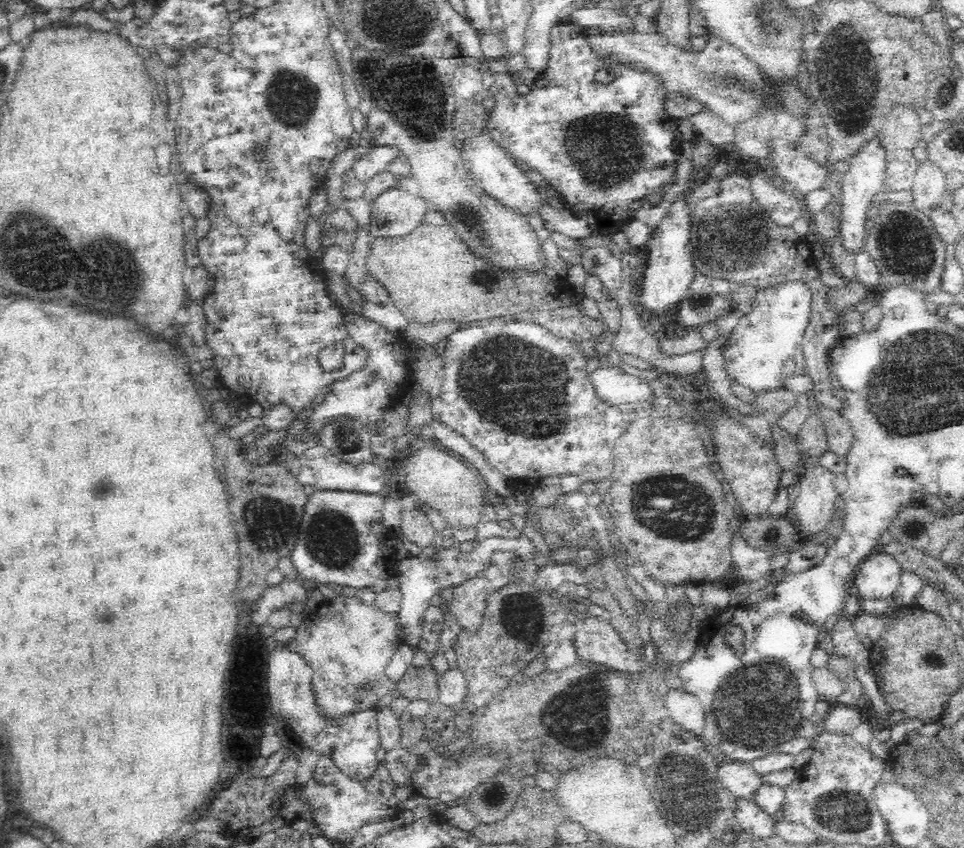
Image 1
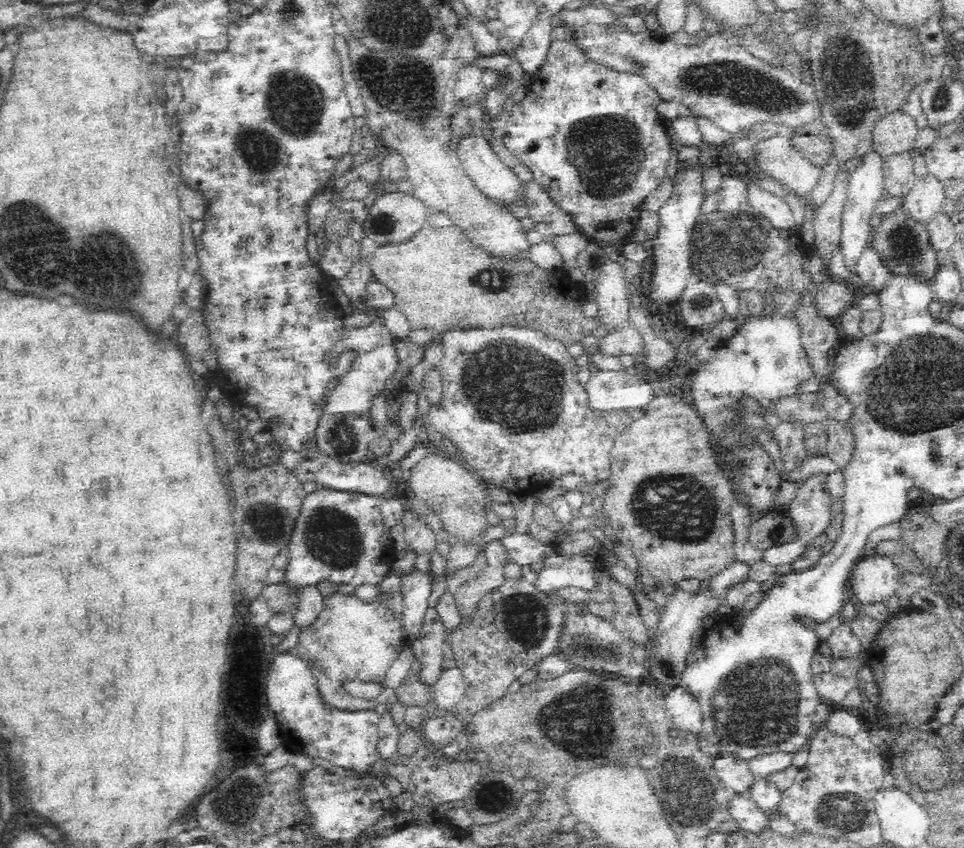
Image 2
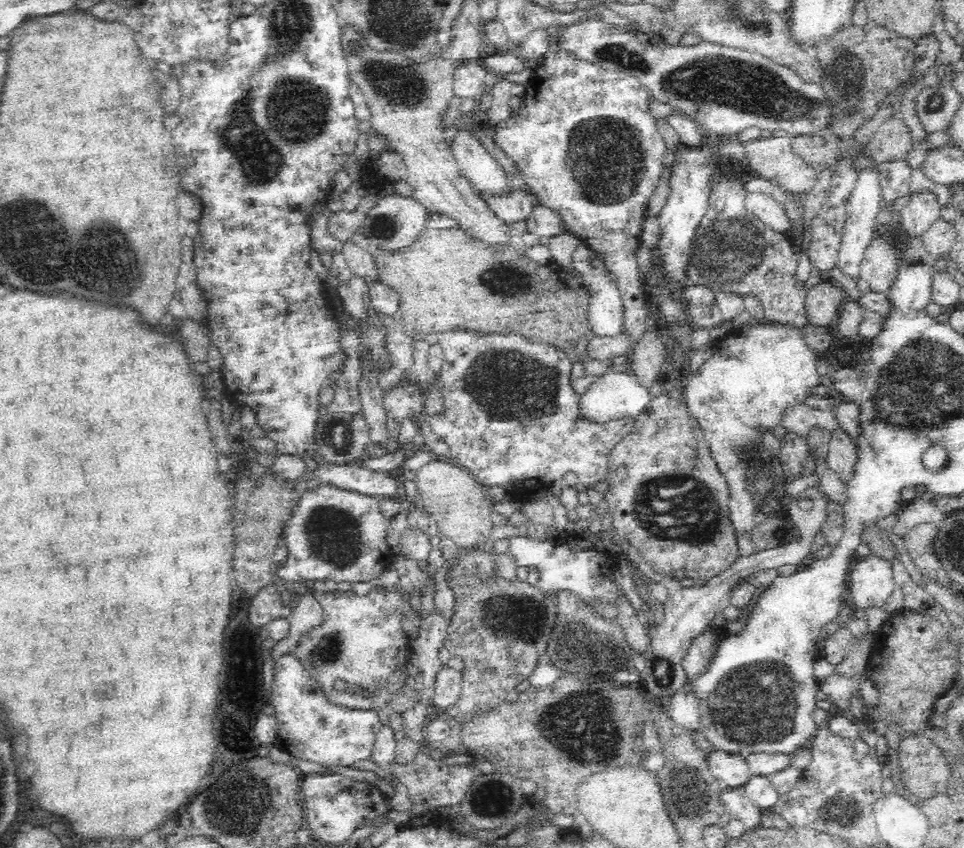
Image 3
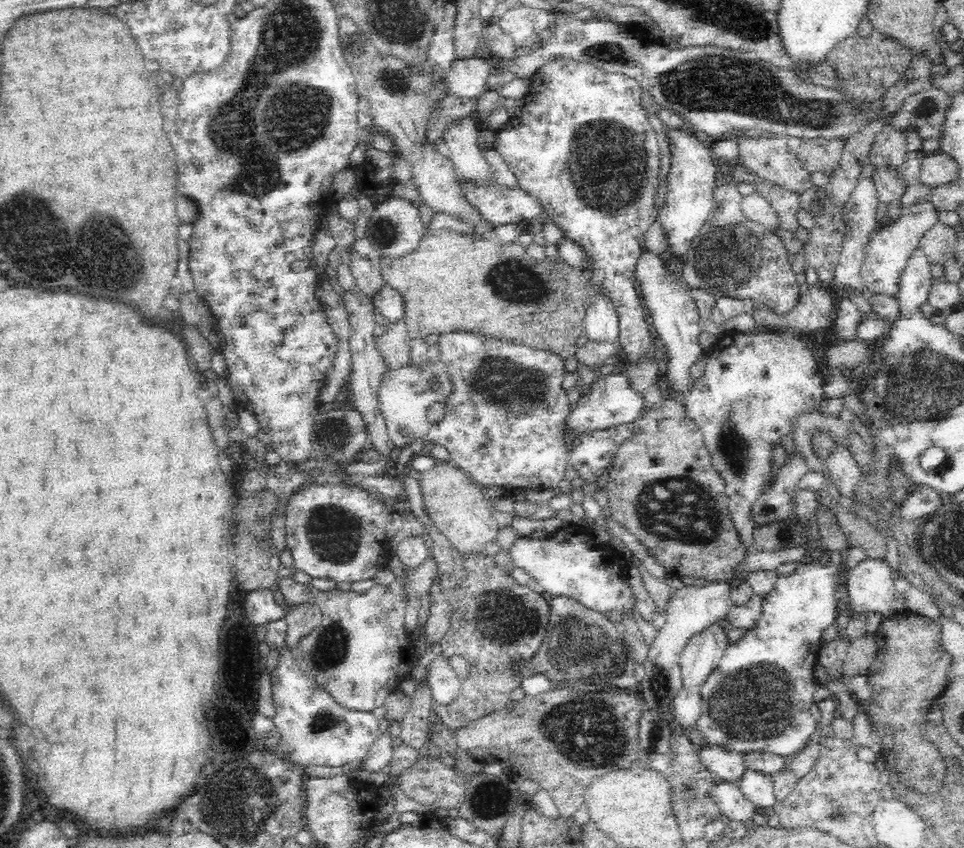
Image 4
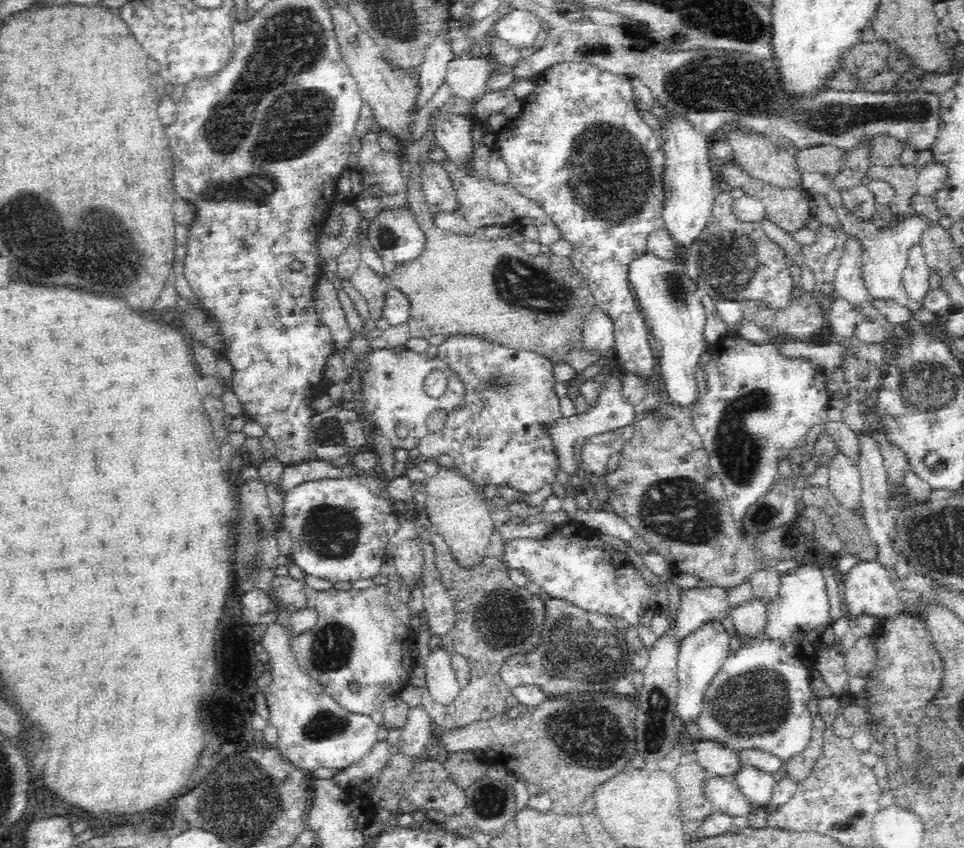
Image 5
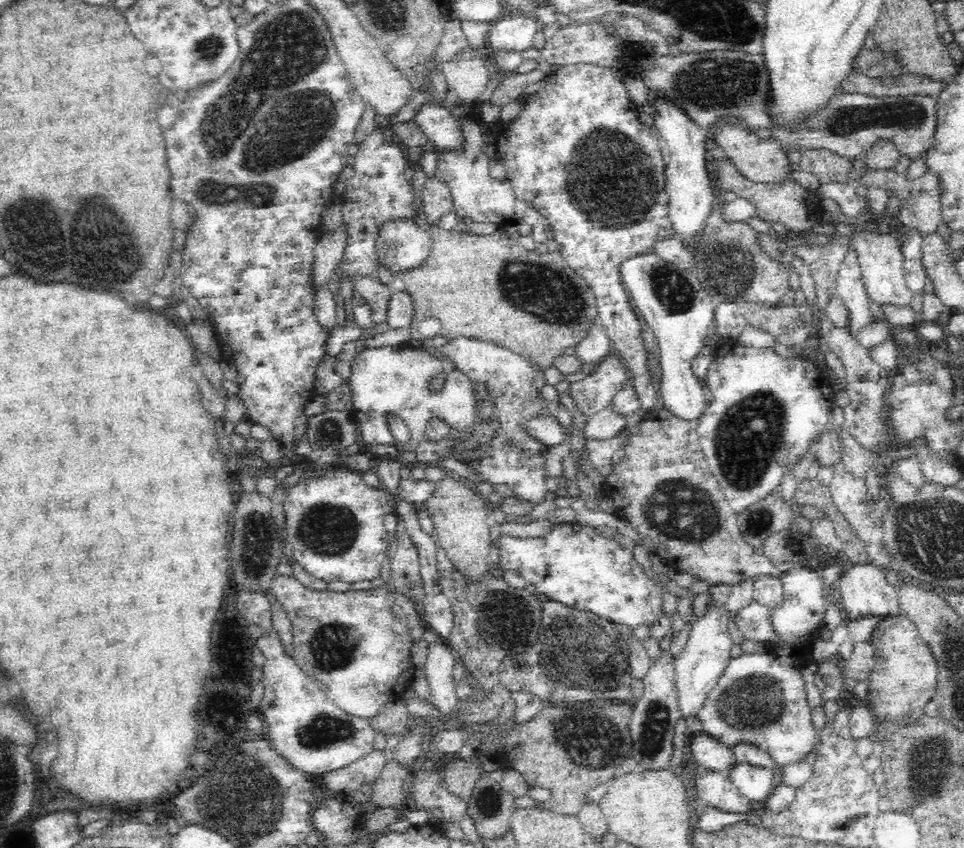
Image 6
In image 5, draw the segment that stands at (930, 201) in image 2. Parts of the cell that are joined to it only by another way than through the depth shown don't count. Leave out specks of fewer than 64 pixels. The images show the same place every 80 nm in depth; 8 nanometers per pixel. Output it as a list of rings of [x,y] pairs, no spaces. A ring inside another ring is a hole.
[[[802,172],[802,184],[804,190],[821,194],[825,196],[828,203],[837,212],[839,224],[846,231],[847,235],[856,235],[862,239],[864,245],[864,254],[862,254],[863,279],[867,292],[872,298],[894,299],[901,306],[906,306],[910,310],[922,310],[923,303],[914,302],[908,298],[903,286],[903,270],[906,268],[907,258],[910,254],[910,248],[916,246],[921,241],[924,230],[930,227],[930,217],[924,213],[916,213],[916,209],[911,209],[903,219],[895,222],[885,228],[877,228],[872,222],[866,222],[854,214],[842,203],[840,193],[833,187],[826,176],[818,172]]]

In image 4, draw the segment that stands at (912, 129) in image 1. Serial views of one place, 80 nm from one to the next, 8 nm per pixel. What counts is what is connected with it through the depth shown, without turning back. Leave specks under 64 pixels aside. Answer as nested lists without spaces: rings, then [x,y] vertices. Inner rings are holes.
[[[885,124],[881,129],[870,146],[869,162],[876,167],[902,164],[909,152],[905,130],[890,124]]]

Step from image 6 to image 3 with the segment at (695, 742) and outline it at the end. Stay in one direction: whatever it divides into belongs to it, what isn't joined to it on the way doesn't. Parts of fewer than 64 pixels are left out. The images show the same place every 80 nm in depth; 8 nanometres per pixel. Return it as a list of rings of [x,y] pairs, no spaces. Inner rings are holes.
[[[712,750],[705,756],[707,759],[708,771],[707,773],[715,776],[719,780],[720,786],[729,788],[744,789],[748,780],[750,780],[751,772],[747,760],[740,757],[740,754],[732,754],[722,750]]]

